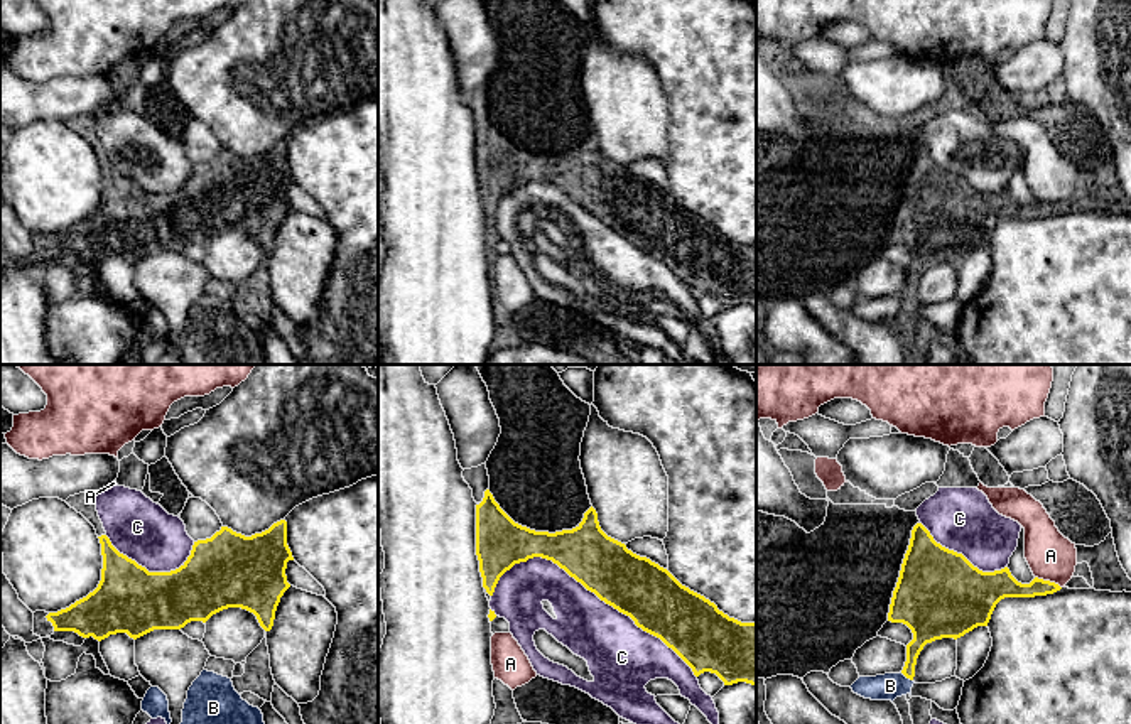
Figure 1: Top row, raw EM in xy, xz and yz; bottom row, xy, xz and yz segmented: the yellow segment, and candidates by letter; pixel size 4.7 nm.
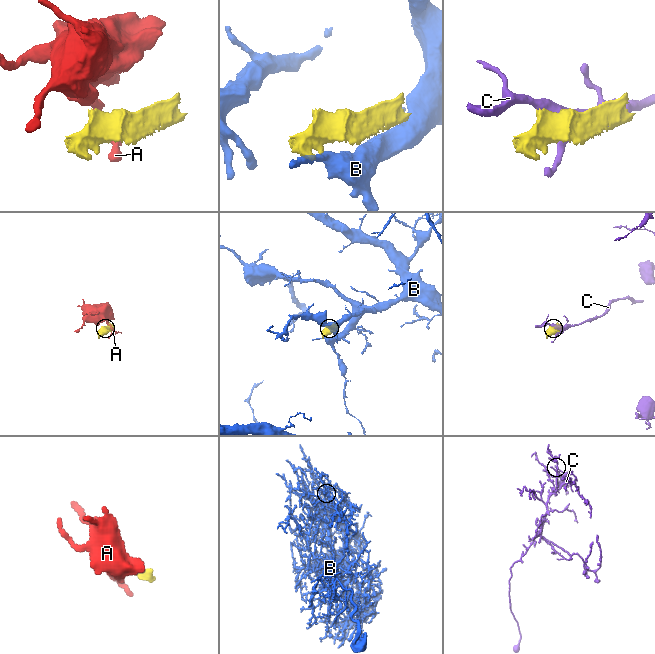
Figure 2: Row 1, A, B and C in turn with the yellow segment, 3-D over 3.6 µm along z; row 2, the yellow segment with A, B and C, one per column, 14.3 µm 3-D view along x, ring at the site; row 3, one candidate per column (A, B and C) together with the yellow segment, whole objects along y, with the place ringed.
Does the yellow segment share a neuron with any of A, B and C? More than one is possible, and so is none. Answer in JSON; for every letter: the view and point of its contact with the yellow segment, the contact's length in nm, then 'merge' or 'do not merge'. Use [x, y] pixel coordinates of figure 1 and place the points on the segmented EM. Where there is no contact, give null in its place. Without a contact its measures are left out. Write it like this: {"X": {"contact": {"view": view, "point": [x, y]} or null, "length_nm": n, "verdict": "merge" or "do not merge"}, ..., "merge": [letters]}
{"A": {"contact": {"view": "yz", "point": [1049, 581]}, "length_nm": 140, "verdict": "do not merge"}, "B": {"contact": {"view": "yz", "point": [907, 677]}, "length_nm": 70, "verdict": "do not merge"}, "C": {"contact": {"view": "xz", "point": [595, 593]}, "length_nm": 1050, "verdict": "do not merge"}, "merge": []}

